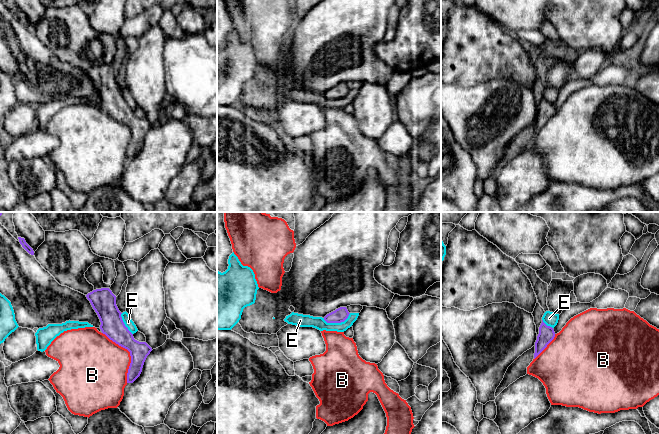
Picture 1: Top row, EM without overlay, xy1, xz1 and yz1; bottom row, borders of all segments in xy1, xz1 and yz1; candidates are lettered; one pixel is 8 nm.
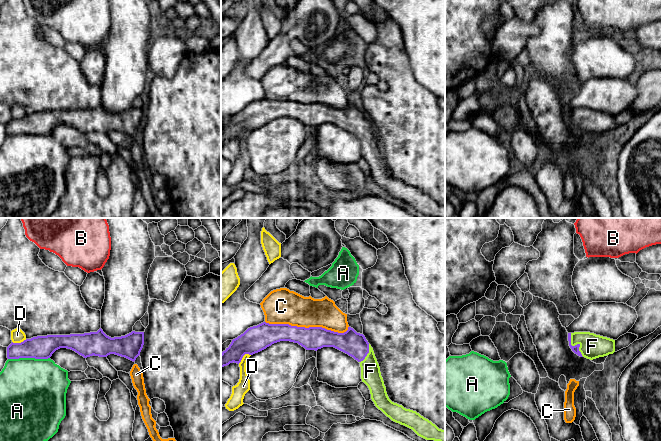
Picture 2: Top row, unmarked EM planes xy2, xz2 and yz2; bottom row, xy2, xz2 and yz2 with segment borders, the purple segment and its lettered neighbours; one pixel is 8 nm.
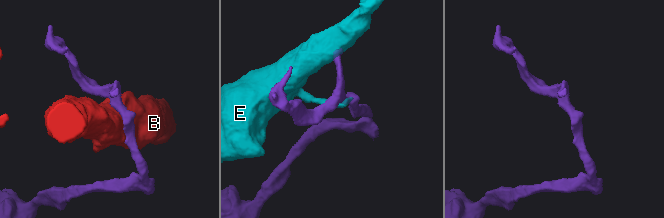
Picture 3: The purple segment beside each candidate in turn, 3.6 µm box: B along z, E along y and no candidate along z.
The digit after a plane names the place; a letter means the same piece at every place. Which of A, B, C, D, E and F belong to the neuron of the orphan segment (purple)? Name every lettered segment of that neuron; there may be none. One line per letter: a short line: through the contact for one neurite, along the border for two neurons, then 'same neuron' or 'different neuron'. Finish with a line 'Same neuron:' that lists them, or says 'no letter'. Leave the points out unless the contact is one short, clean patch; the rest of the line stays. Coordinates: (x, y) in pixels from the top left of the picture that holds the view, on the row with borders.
A: different neuron
B: different neuron
C: different neuron
D: different neuron
E: xz1 (350, 313), (340, 322), (326, 322), (323, 319) | different neuron
F: yz2 (575, 349), (575, 345), (587, 344), (592, 346) | same neuron
Same neuron: F

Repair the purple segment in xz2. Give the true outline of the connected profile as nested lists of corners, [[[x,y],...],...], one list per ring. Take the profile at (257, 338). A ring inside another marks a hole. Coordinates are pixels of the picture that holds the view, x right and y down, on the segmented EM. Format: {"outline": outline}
{"outline": [[[263,322],[232,340],[221,353],[221,368],[233,362],[239,364],[245,354],[253,355],[280,341],[298,343],[306,350],[315,351],[334,347],[353,357],[360,363],[362,382],[368,386],[371,399],[379,410],[426,440],[445,442],[445,430],[439,429],[416,411],[389,399],[373,348],[363,334],[351,327],[344,333],[338,333],[322,327],[305,328]]]}

